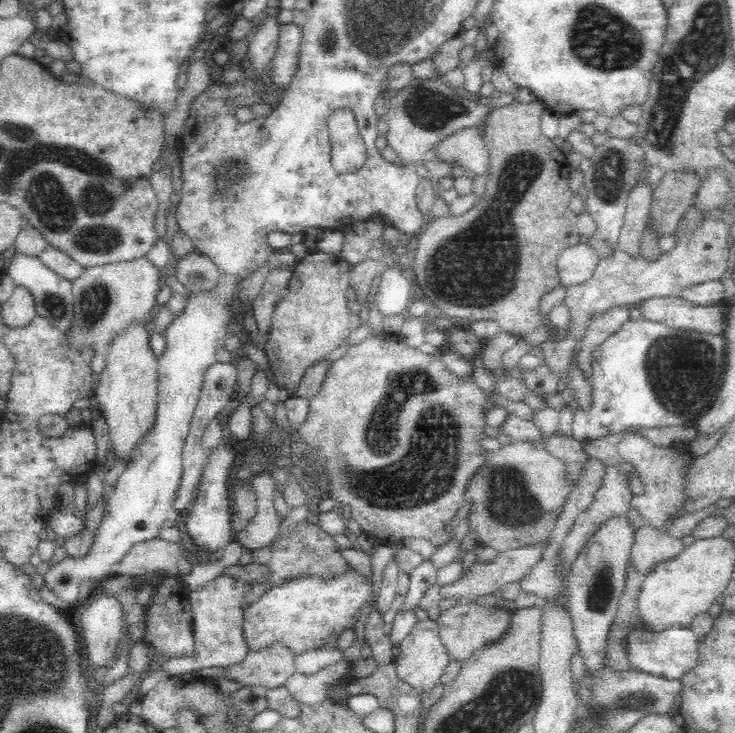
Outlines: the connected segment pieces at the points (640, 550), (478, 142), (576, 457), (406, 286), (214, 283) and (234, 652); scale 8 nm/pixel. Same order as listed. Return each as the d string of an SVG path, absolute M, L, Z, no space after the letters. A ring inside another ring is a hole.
M650 525L640 526L637 529L635 546L632 546L631 566L638 576L645 578L659 562L674 558L684 548L680 539L671 537L664 530Z
M476 127L459 131L432 146L434 154L444 162L464 168L468 174L485 174L486 146Z
M556 430L552 431L552 434L548 434L545 448L548 454L563 461L569 475L569 480L574 484L576 475L580 472L580 467L585 459L583 441L574 439L572 436L560 436L558 430Z
M403 260L396 266L384 268L381 273L380 284L375 293L375 304L382 314L406 312L410 298L410 280L404 276Z
M196 250L174 264L176 280L193 294L214 292L219 288L218 267L204 253Z
M221 575L192 587L190 602L195 623L194 652L184 658L172 658L170 661L160 662L157 666L161 666L169 676L180 676L202 668L214 668L242 660L248 652L242 636L244 587L245 582L242 579Z

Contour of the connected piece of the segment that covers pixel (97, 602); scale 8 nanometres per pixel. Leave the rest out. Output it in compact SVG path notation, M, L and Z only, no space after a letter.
M104 592L90 597L82 612L82 630L92 658L92 668L108 665L124 632L126 609L117 595Z

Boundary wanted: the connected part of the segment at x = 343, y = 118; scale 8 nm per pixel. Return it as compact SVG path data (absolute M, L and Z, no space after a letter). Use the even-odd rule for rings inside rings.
M350 105L334 110L326 119L329 162L338 174L354 174L365 164L368 148L360 134L358 115Z

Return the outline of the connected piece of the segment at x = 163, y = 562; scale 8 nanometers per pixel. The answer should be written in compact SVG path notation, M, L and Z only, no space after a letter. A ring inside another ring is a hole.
M159 537L136 542L117 562L116 576L129 578L162 567L166 573L178 573L176 562L181 554L179 543Z

